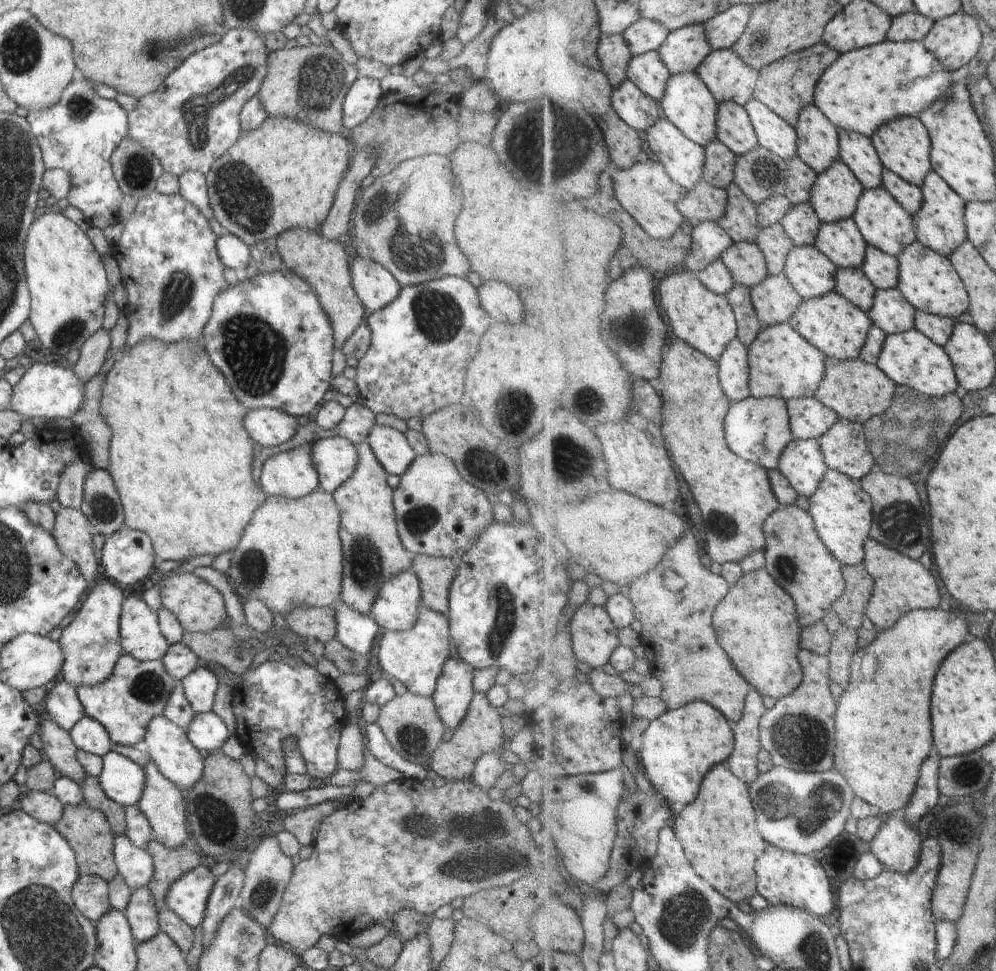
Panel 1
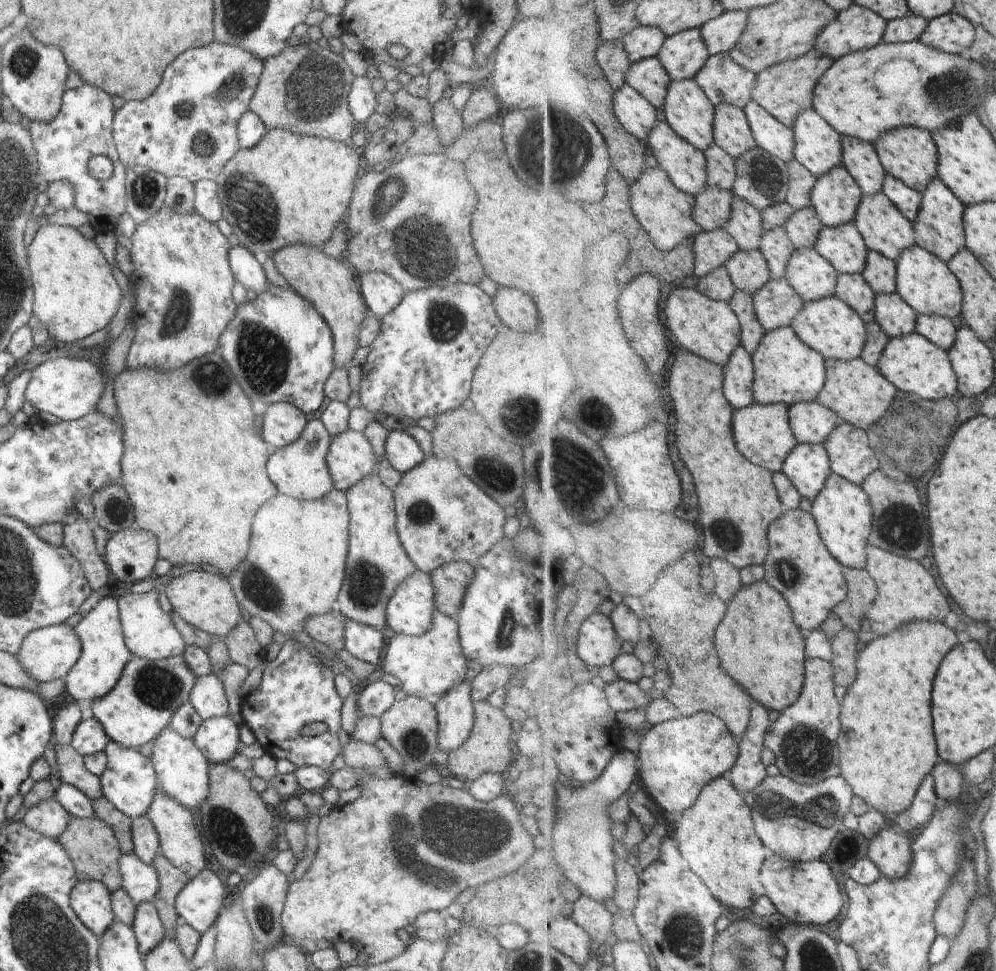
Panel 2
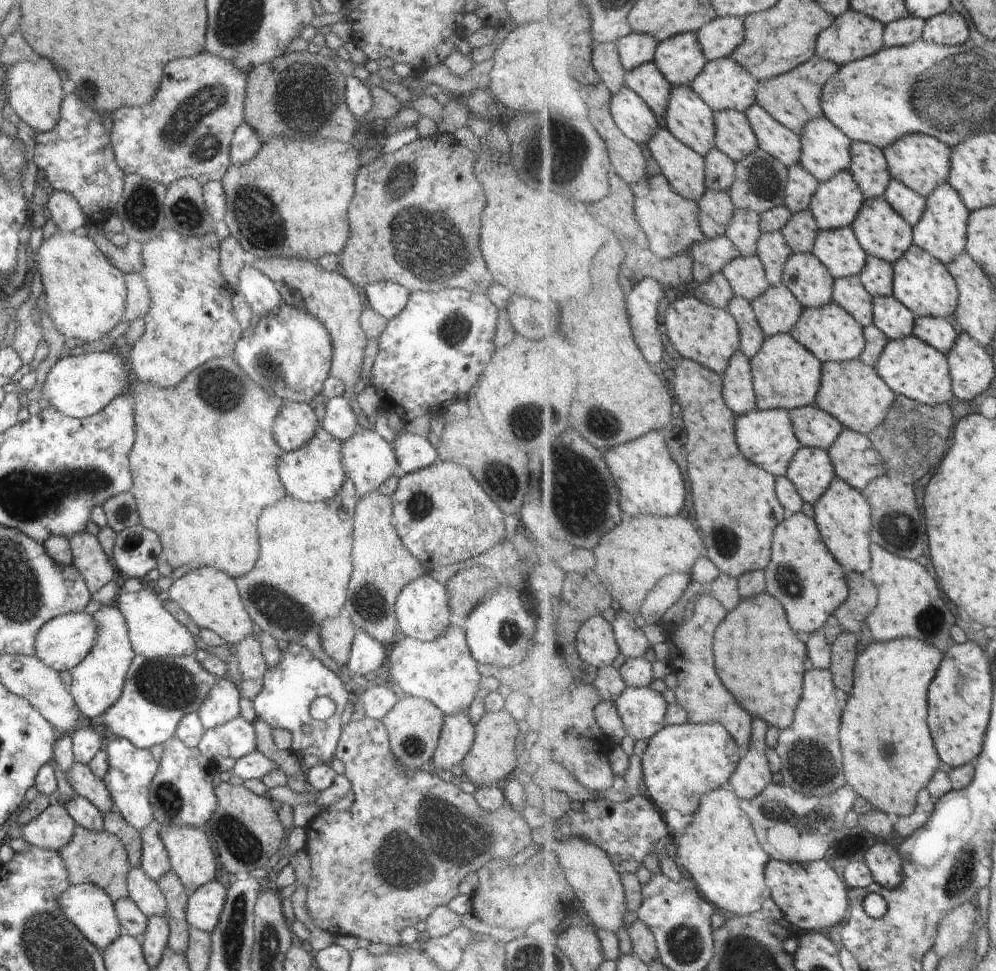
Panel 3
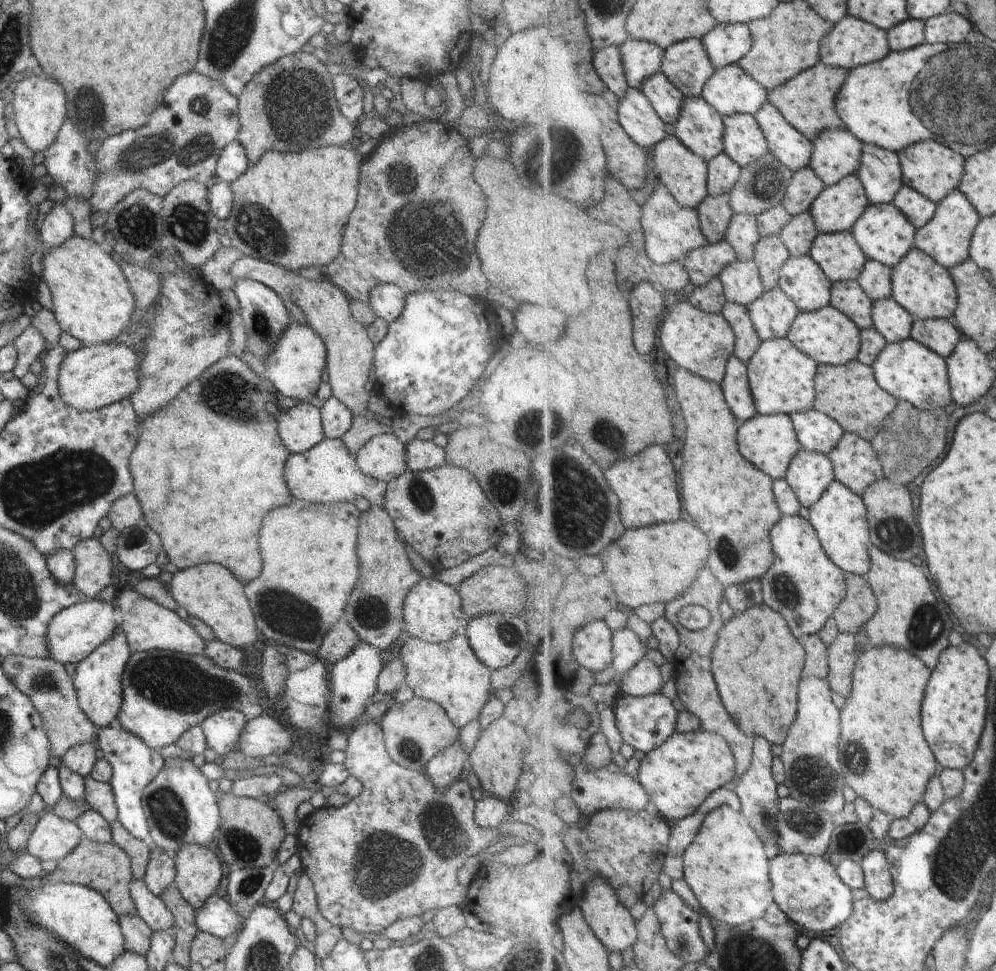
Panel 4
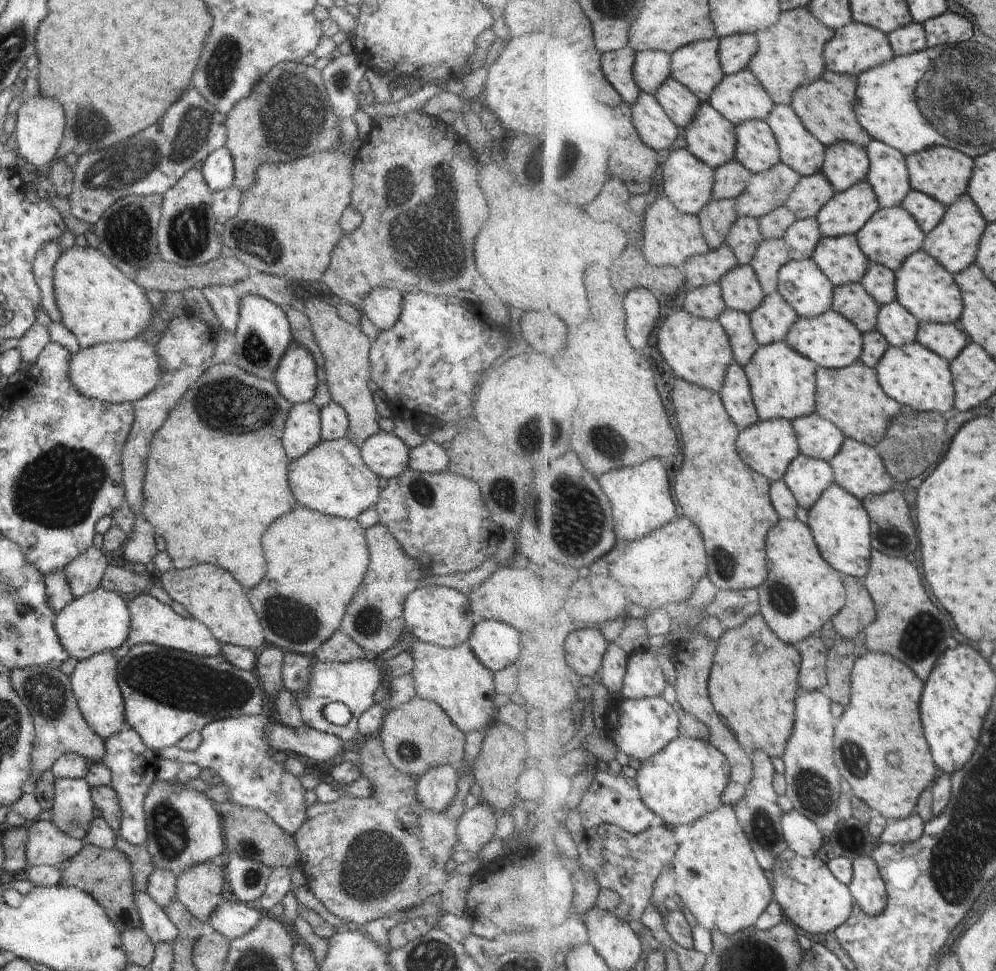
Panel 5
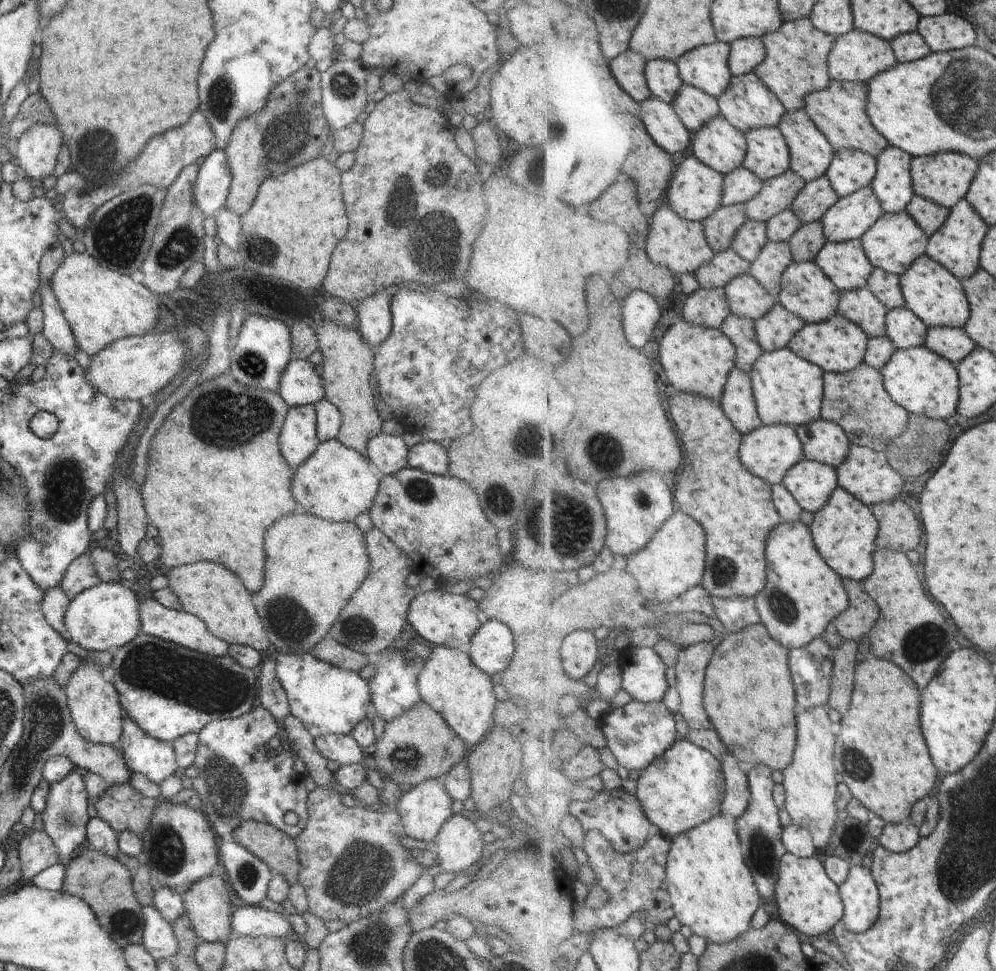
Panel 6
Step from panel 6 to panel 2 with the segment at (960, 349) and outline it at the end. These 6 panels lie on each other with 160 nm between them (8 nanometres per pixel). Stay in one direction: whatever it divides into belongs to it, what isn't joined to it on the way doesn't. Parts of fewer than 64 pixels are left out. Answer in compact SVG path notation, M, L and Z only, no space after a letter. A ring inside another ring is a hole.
M919 315L918 331L947 351L955 346L959 336L959 329L952 319L940 315Z

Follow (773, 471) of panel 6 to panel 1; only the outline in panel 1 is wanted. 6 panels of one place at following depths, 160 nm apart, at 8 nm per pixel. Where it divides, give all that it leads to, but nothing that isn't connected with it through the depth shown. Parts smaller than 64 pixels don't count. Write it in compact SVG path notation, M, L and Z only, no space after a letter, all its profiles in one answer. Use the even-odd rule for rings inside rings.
M752 395L732 408L732 416L728 416L728 442L740 456L752 462L760 462L775 471L780 466L780 459L791 442L795 439L791 421L789 402L782 397L758 398Z

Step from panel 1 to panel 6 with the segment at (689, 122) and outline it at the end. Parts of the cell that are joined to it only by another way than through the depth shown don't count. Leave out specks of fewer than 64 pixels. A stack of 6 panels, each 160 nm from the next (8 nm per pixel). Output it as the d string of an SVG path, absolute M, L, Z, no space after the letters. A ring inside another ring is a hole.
M723 114L694 134L694 154L724 176L744 166L748 149L747 133L736 128Z

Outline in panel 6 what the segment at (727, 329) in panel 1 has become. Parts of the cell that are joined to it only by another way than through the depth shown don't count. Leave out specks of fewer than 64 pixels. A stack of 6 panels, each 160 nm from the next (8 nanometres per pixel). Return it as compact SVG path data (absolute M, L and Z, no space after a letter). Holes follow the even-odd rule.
M685 318L672 325L662 342L662 362L668 370L672 384L678 390L694 392L721 401L727 390L731 372L738 366L735 341L726 336L722 328L700 326Z

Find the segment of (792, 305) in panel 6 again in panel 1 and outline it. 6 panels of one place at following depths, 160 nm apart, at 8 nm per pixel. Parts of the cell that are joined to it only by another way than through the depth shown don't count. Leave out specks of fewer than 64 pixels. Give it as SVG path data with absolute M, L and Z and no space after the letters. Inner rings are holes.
M816 245L796 246L788 255L785 273L805 299L837 290L839 267Z

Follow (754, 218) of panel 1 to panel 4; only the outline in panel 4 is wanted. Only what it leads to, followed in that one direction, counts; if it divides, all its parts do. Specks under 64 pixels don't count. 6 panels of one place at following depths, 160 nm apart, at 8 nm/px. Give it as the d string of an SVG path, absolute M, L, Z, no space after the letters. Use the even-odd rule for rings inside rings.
M736 213L727 240L737 250L739 260L755 260L755 248L762 238L757 215Z

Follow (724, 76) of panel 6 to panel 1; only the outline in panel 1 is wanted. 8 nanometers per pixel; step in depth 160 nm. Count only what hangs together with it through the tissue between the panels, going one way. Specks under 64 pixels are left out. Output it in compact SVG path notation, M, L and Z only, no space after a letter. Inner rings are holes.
M707 23L671 31L669 39L659 51L673 75L698 72L703 62L714 52Z

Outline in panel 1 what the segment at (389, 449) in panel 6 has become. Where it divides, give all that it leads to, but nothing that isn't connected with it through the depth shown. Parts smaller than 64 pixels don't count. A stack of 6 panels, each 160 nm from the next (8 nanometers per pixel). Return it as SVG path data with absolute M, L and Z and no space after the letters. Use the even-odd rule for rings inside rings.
M344 437L322 438L311 443L311 457L319 476L319 490L331 494L353 475L358 451Z

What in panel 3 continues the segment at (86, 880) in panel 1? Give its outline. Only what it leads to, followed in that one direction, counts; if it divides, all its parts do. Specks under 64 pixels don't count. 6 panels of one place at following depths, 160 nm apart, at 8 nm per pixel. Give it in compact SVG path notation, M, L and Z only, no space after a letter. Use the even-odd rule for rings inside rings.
M81 883L68 886L56 898L56 904L60 906L60 912L66 916L66 920L70 920L70 924L74 924L76 930L82 932L82 936L90 940L101 952L104 952L118 936L122 936L123 929L116 916L112 900L102 888L94 884Z

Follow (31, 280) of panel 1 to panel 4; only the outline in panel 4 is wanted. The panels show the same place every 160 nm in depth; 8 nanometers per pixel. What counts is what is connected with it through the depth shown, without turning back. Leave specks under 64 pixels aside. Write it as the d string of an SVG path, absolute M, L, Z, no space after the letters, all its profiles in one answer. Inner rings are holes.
M72 235L60 246L51 248L51 251L42 257L41 262L42 280L49 286L55 319L59 322L60 328L70 336L74 336L76 340L80 340L82 346L114 343L116 337L131 325L135 298L120 264L108 254L106 246L92 239Z

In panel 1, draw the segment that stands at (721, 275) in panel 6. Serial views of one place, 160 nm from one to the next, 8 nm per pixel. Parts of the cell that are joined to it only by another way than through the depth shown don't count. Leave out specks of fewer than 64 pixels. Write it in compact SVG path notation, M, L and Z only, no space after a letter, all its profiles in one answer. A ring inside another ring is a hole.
M704 221L693 229L691 254L687 256L686 269L692 273L706 270L713 262L736 243L718 221Z

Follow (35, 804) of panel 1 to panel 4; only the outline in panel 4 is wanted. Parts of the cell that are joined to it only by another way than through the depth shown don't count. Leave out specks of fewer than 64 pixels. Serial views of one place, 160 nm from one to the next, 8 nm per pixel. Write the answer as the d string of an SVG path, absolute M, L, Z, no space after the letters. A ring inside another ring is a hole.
M53 810L45 811L30 834L26 851L40 861L58 862L76 848L82 836L74 821L56 815Z

